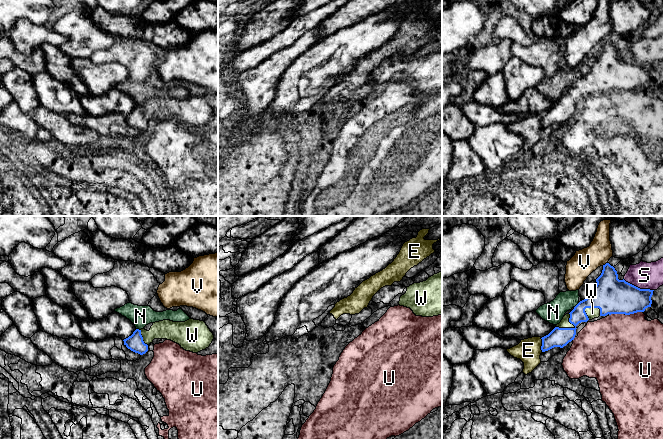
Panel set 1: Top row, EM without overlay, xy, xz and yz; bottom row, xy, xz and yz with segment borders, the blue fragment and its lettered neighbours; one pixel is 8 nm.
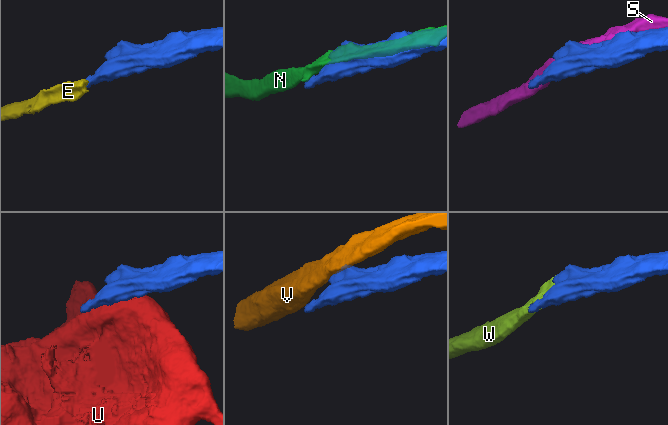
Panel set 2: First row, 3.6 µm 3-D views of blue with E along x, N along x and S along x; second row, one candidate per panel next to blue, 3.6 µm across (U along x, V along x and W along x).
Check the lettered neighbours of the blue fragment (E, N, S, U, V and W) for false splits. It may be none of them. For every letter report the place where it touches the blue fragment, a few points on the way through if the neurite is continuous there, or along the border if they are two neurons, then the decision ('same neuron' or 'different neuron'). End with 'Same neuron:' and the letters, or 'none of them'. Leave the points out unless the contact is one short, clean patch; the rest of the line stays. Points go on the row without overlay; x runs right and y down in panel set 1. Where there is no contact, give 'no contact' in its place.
E: yz (542, 121) | along yz (540, 114), (542, 127) | different neuron
N: yz (576, 81) | different neuron
S: yz (637, 63) | different neuron
U: yz (625, 90) | different neuron
V: yz (605, 40) | along yz (607, 38), (602, 41) | different neuron
W: yz (571, 104) | same neuron
Same neuron: W

